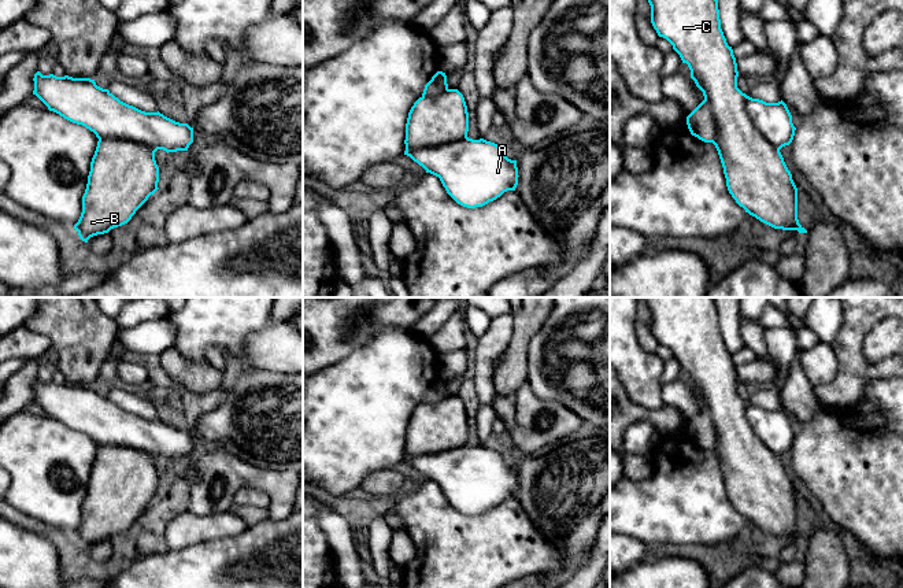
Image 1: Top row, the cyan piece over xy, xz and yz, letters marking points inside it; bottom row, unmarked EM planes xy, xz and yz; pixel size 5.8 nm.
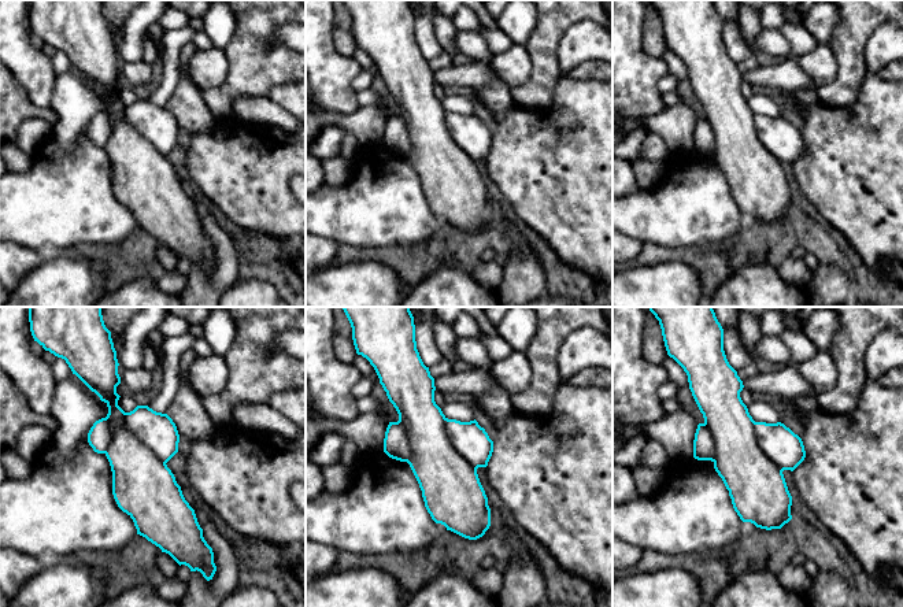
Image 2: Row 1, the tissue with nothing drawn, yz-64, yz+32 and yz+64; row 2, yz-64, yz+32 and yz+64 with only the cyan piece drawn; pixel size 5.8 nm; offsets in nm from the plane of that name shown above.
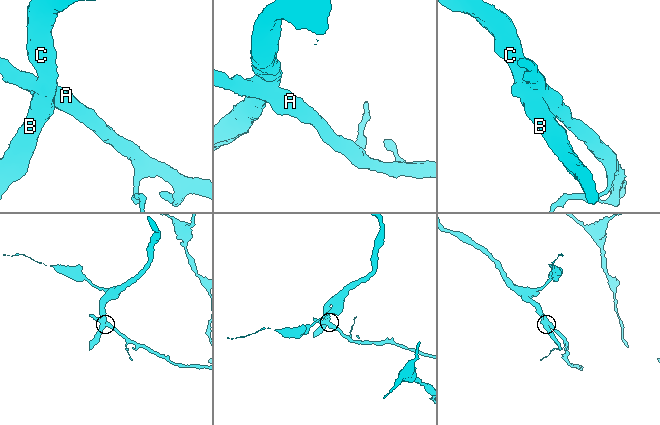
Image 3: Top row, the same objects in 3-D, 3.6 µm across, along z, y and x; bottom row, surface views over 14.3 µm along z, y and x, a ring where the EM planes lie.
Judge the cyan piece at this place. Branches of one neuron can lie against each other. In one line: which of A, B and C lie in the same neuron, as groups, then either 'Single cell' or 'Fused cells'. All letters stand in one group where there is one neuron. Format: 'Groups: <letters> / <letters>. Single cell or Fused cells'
Groups: A / B C. Fused cells

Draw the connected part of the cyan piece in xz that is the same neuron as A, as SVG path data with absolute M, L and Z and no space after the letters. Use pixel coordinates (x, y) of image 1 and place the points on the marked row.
M463 138L438 147L415 144L406 148L404 155L422 166L426 173L440 178L447 193L460 206L467 208L482 207L496 200L507 191L515 191L518 185L517 160L508 159L502 148L484 138Z

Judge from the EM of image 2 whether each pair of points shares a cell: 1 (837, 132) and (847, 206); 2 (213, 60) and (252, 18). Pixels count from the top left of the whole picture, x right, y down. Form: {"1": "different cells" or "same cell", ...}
{"1": "same cell", "2": "different cells"}

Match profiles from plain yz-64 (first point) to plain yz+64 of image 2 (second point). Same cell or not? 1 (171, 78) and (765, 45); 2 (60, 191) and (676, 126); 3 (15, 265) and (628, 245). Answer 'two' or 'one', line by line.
1: one
2: two
3: one

